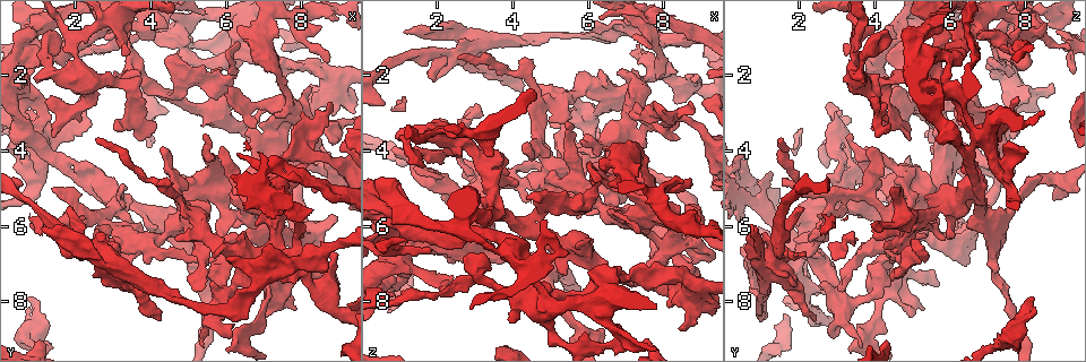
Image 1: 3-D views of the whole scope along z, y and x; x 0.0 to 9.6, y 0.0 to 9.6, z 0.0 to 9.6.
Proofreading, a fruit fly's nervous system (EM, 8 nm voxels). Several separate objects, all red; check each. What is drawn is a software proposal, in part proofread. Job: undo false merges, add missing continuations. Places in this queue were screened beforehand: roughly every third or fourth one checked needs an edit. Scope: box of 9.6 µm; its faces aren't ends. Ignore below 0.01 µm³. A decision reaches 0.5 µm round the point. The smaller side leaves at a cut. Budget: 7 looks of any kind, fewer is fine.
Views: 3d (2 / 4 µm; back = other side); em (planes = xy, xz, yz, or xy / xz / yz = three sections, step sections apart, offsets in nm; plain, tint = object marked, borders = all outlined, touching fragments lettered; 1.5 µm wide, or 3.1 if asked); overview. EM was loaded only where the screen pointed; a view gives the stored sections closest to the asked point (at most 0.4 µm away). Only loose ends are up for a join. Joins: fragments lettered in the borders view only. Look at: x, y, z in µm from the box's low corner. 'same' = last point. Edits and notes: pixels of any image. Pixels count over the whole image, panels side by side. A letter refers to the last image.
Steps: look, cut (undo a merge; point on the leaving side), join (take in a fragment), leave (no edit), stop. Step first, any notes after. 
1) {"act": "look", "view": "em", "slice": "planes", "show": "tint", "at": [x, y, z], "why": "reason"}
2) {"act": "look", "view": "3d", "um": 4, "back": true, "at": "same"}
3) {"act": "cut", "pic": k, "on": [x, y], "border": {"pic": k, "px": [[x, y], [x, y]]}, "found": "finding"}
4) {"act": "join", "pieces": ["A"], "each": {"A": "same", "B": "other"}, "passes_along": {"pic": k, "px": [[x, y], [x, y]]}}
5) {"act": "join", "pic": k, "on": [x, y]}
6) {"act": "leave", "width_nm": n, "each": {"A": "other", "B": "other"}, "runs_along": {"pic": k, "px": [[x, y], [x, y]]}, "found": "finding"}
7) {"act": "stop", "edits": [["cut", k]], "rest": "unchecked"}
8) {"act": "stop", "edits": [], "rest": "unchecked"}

{"act": "look", "view": "3d", "um": 2, "at": [2.80, 6.20, 1.05], "why": "an open end"}

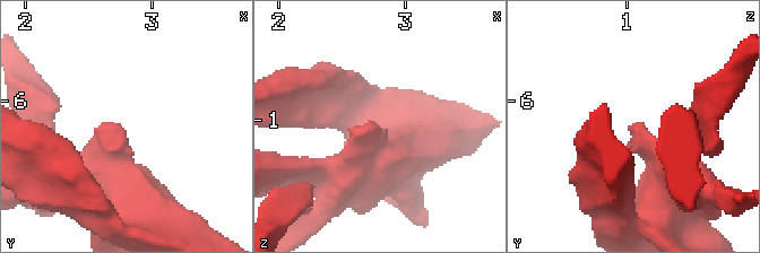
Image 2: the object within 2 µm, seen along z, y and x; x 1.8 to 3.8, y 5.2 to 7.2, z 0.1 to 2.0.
{"act": "look", "view": "em", "slice": "planes", "show": "borders", "at": [2.80, 6.28, 1.08]}

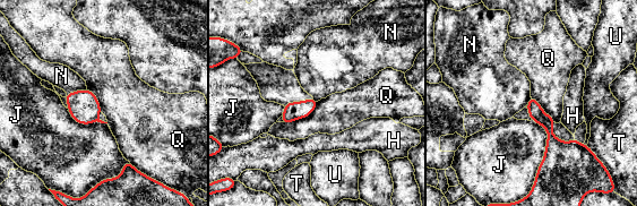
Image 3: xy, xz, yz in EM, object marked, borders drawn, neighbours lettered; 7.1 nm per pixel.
{"act": "leave", "each": {"H": "other", "J": "other", "N": "other", "Q": "other", "T": "other", "U": "other"}, "border": {"pic": 3, "px": [[318, 101], [308, 116], [281, 122]]}, "found": "no lettered fragment goes on from it"}

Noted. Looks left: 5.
{"act": "look", "view": "3d", "um": 4, "at": [6.65, 7.95, 1.10], "why": "an open end"}

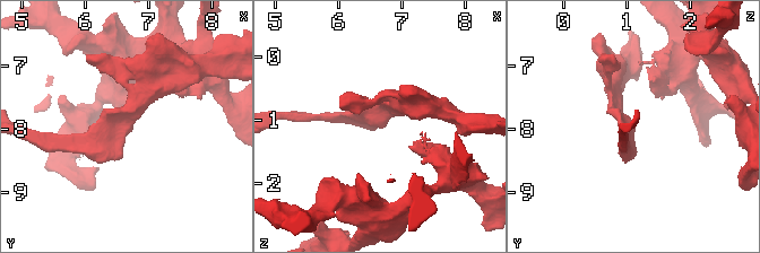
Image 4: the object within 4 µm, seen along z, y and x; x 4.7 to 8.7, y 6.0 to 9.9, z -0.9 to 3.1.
{"act": "look", "view": "em", "slice": "planes", "show": "borders", "at": [6.65, 8.00, 1.10]}

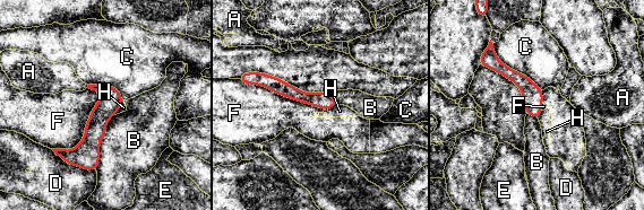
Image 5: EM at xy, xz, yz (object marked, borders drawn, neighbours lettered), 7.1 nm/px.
{"act": "leave", "each": {"A": "other", "B": "other", "C": "other", "D": "other", "E": "other", "F": "other", "H": "other"}, "runs_along": {"pic": 5, "px": [[116, 92], [89, 147], [74, 163]]}, "found": "none of them fits"}

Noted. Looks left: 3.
{"act": "look", "view": "3d", "um": 4, "at": [3.30, 0.95, 6.80], "why": "an open end"}

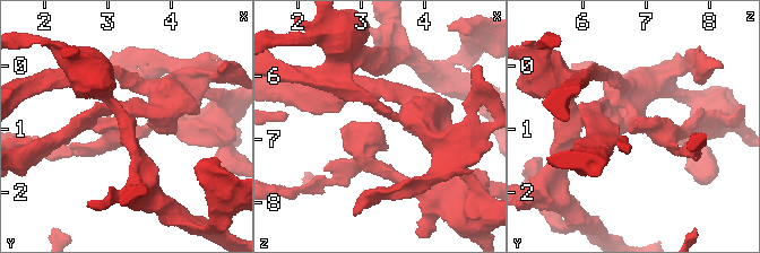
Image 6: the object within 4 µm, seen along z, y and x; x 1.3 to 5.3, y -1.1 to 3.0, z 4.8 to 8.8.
{"act": "look", "view": "em", "slice": "planes", "show": "borders", "at": [3.30, 0.90, 6.80]}

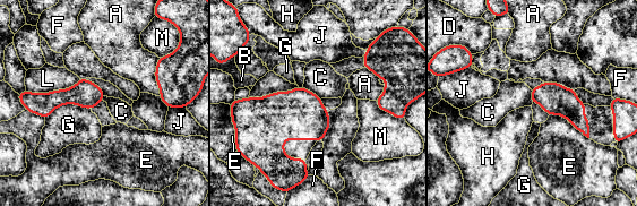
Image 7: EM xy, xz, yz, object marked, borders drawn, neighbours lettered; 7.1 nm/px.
{"act": "leave", "longest_contact_nm": ["L", 400], "each": {"A": "other", "B": "other", "C": "other", "D": "other", "E": "other", "F": "other", "G": "other", "H": "other", "J": "other", "L": "other", "M": "other"}, "found": "none of them fits"}

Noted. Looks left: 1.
{"act": "stop", "edits": [], "rest": "unchecked"}

